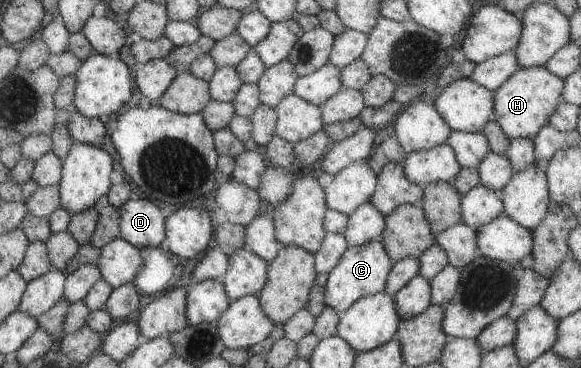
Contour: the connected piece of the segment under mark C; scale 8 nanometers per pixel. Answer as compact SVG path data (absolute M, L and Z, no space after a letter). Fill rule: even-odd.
M379 239L368 241L359 247L347 247L327 274L322 295L324 305L335 309L340 314L360 297L384 291L392 264Z

